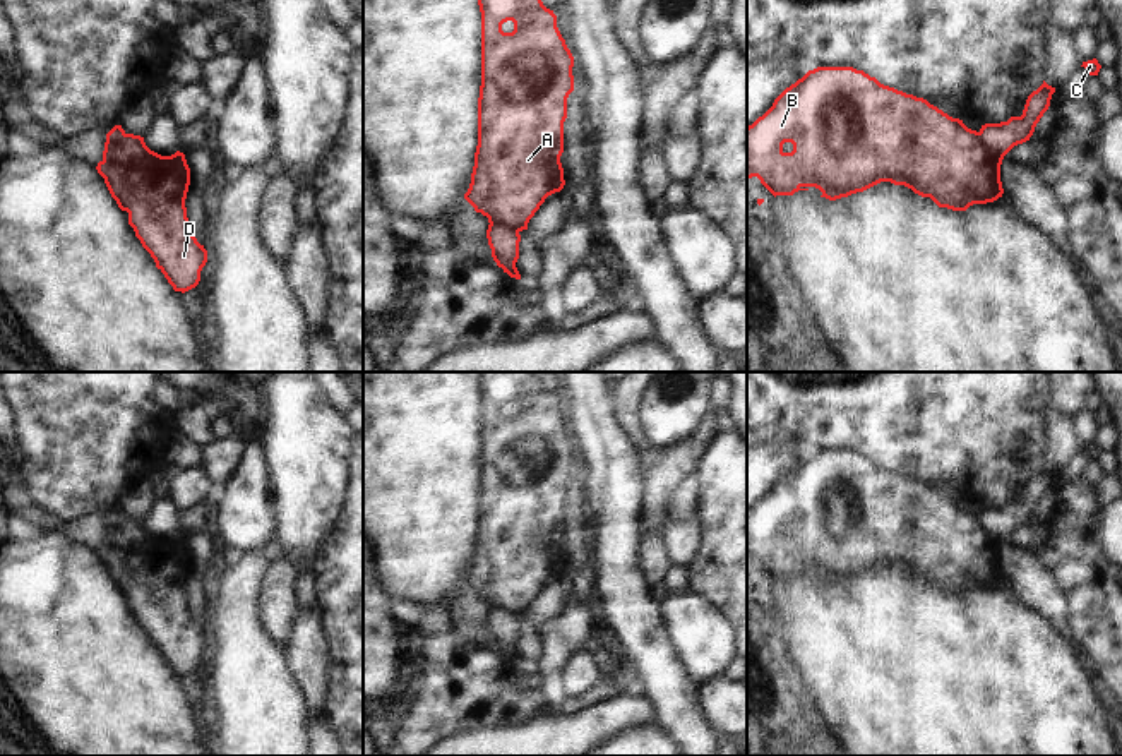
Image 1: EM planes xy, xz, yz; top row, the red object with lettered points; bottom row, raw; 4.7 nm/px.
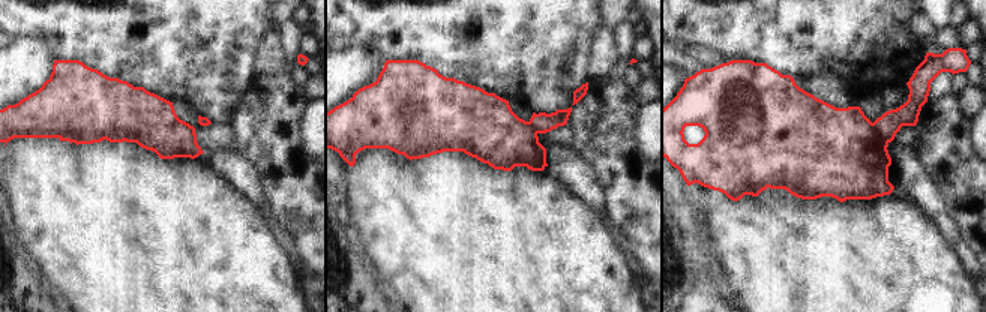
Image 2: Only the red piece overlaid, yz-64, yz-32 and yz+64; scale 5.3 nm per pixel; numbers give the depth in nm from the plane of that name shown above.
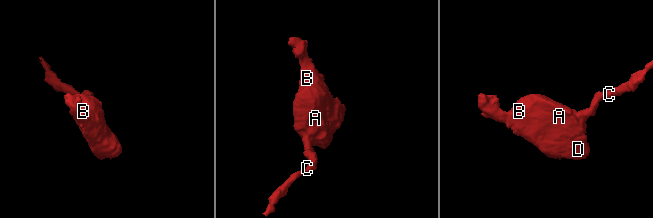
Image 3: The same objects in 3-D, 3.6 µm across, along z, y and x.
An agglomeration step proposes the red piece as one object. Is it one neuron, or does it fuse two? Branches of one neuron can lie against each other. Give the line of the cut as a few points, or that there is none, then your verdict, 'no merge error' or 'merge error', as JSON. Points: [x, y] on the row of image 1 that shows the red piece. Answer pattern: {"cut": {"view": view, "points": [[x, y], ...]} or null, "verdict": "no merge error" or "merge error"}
{"cut": {"view": "yz", "points": [[978, 132], [984, 144], [1001, 160]]}, "verdict": "merge error"}

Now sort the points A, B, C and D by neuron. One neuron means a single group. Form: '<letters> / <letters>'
A B D / C

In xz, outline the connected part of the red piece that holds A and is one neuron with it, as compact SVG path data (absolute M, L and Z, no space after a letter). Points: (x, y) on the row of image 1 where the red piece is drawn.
M478 0L481 12L481 86L478 98L478 146L474 153L474 166L471 173L471 183L464 199L488 218L490 225L505 225L510 230L528 230L529 219L545 202L545 199L555 192L560 192L565 185L564 168L560 156L564 153L564 122L567 118L567 98L574 91L574 57L565 45L558 27L557 15L553 10L546 9L541 0Z

